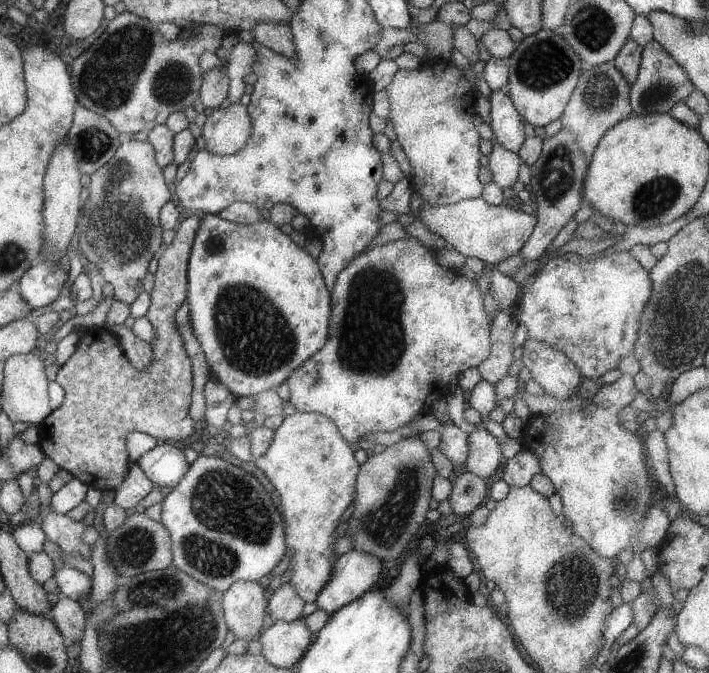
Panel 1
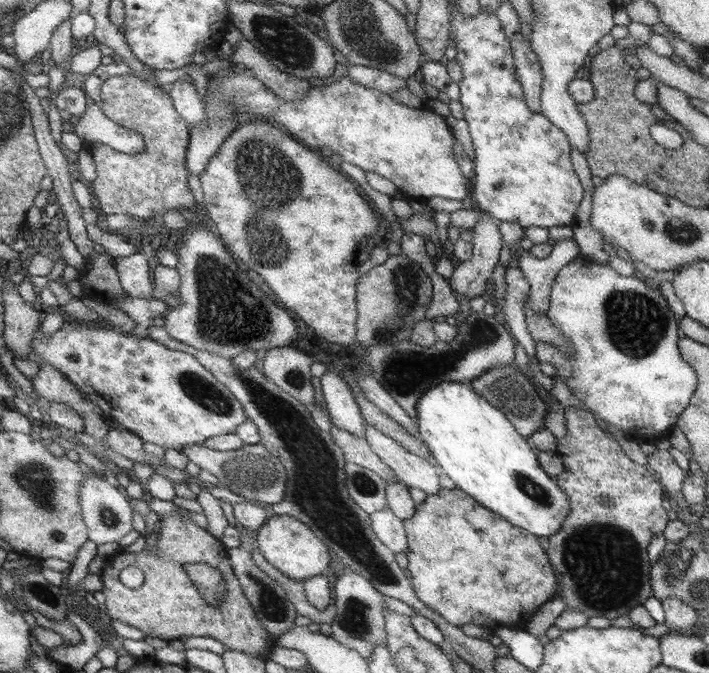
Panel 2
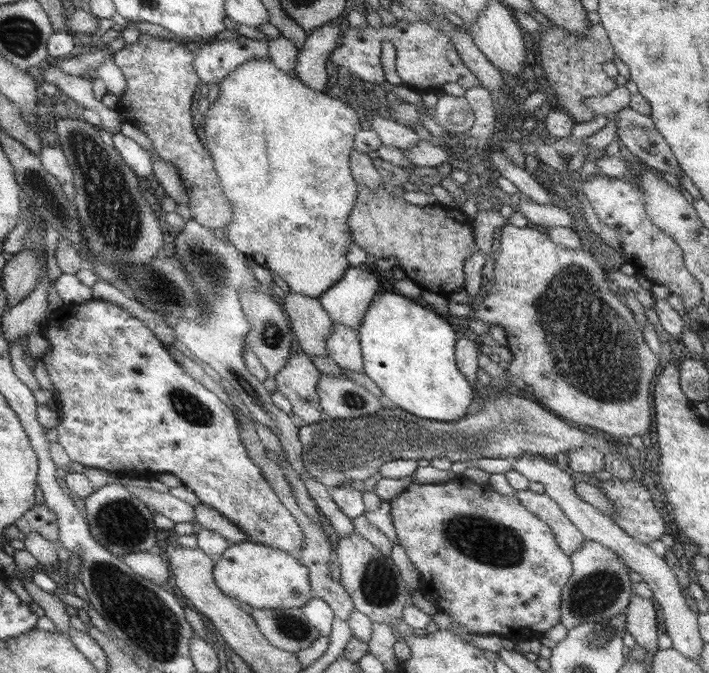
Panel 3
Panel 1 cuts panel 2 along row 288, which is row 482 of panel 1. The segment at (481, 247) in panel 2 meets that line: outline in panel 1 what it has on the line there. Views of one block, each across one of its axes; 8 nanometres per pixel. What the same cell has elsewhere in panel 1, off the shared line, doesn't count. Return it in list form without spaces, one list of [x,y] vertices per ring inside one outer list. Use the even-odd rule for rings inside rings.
[[[461,471],[452,479],[452,492],[449,492],[448,501],[453,513],[459,516],[470,515],[481,506],[485,498],[485,482],[473,474]]]

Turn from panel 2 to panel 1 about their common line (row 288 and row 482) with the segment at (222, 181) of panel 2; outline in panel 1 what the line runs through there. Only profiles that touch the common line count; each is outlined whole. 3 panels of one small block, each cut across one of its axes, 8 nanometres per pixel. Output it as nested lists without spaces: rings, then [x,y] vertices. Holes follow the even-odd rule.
[[[294,412],[271,434],[269,447],[252,461],[273,484],[281,498],[281,516],[285,516],[285,544],[289,544],[280,571],[291,571],[289,584],[304,603],[315,602],[321,588],[336,570],[331,544],[337,520],[355,496],[357,462],[349,444],[327,417],[313,412]]]

